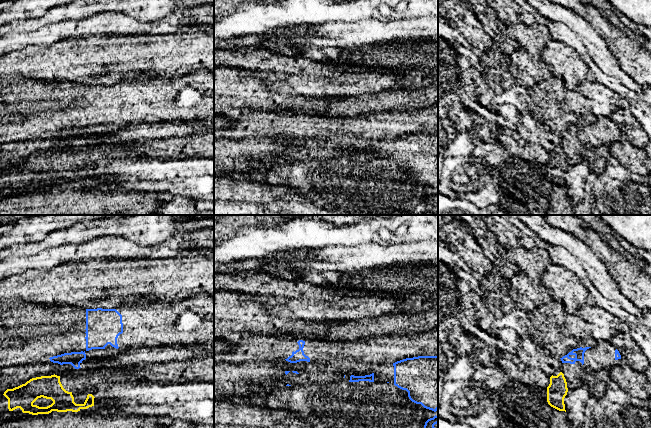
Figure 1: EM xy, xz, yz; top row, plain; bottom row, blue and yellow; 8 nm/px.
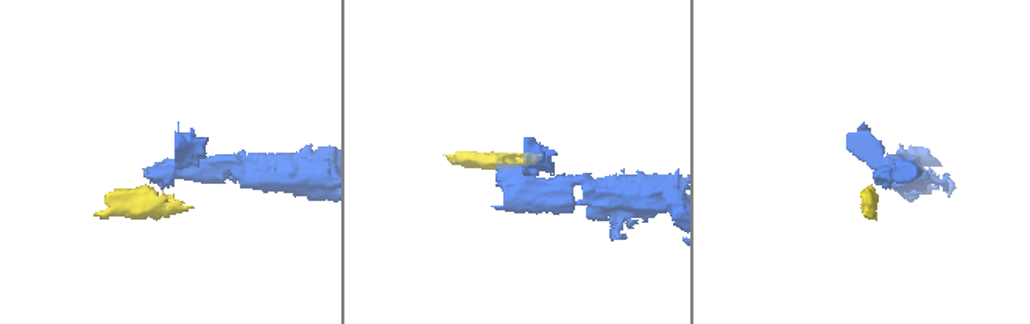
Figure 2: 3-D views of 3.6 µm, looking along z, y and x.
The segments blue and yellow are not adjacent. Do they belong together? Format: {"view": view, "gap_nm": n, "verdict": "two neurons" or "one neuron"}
{"view": "yz", "gap_nm": 80, "verdict": "two neurons"}

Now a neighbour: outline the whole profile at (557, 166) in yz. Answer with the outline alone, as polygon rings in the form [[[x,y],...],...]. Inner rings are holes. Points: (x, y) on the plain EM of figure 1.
[[[560,148],[557,152],[550,153],[550,160],[547,163],[548,180],[559,186],[565,187],[564,174],[567,171],[568,164],[564,150]]]

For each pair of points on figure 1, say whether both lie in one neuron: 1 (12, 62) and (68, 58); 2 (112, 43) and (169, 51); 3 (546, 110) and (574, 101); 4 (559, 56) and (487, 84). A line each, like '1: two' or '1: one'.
1: one
2: one
3: one
4: two

